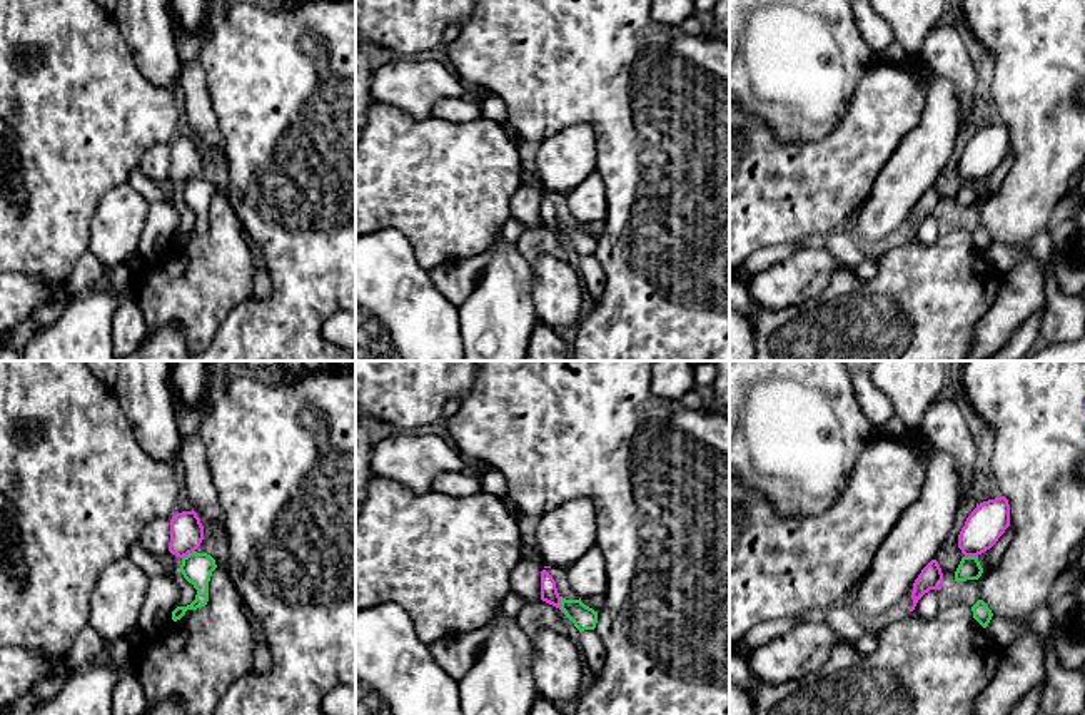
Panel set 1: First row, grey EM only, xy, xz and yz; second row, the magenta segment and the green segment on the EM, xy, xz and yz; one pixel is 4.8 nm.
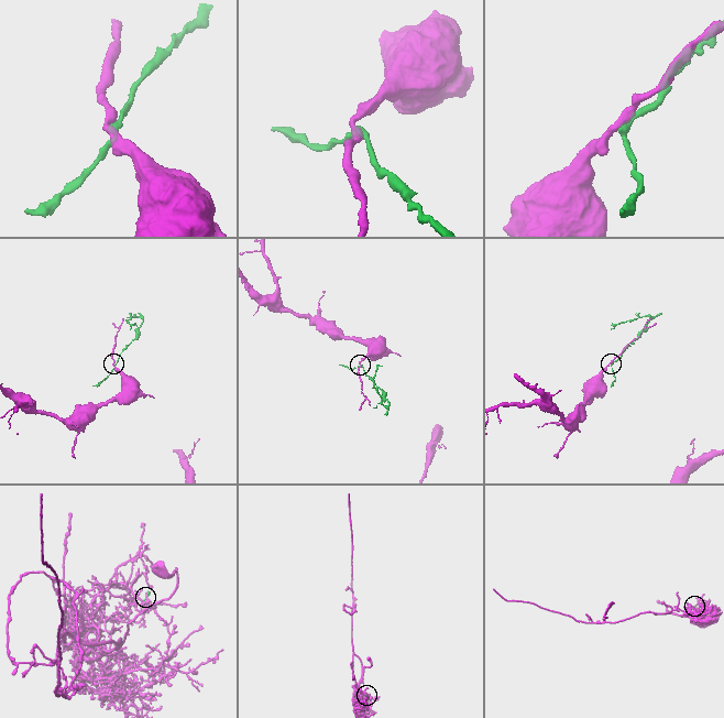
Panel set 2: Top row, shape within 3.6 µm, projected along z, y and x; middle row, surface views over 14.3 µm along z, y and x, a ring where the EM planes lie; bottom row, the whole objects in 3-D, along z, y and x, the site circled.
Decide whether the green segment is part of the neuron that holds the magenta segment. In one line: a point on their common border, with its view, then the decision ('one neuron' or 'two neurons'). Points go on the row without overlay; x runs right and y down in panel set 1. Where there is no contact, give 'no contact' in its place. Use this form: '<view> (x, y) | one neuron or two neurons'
xz (560, 231) | two neurons

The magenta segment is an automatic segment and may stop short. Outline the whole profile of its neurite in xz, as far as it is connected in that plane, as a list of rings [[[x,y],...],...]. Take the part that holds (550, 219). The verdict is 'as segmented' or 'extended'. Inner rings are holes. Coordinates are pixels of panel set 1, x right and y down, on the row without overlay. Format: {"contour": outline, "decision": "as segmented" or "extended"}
{"contour": [[[546,195],[541,197],[541,226],[561,236],[561,222],[556,207]]], "decision": "as segmented"}

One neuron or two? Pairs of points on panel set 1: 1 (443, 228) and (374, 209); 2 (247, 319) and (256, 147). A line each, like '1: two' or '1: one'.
1: one
2: one

